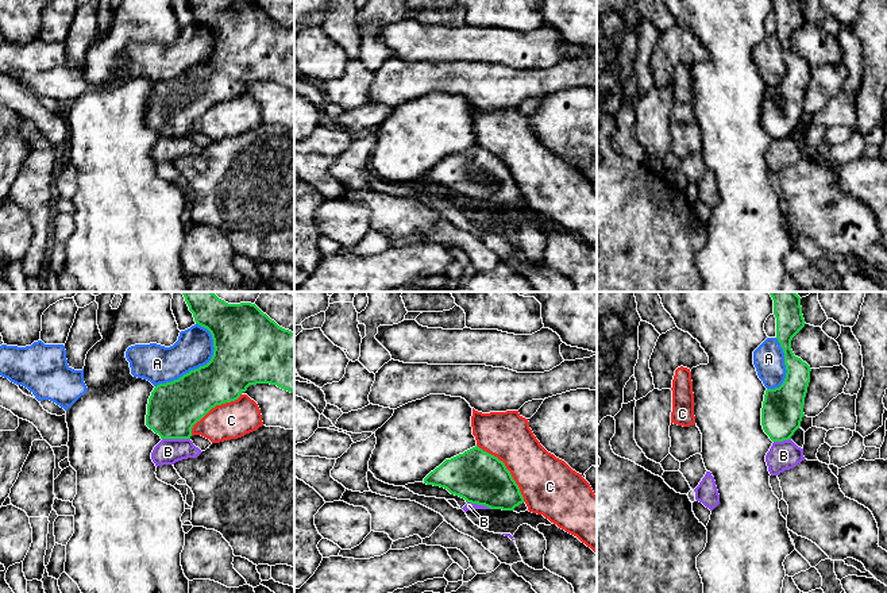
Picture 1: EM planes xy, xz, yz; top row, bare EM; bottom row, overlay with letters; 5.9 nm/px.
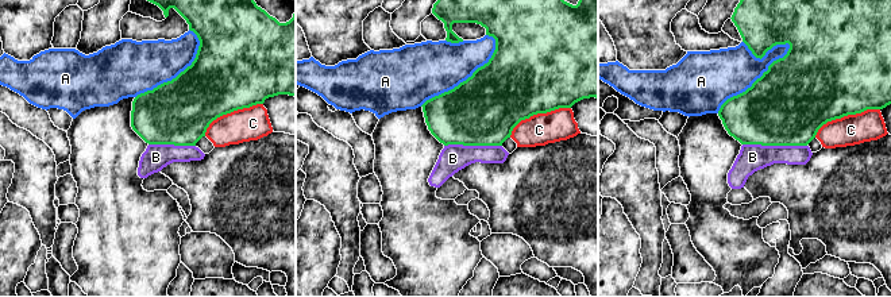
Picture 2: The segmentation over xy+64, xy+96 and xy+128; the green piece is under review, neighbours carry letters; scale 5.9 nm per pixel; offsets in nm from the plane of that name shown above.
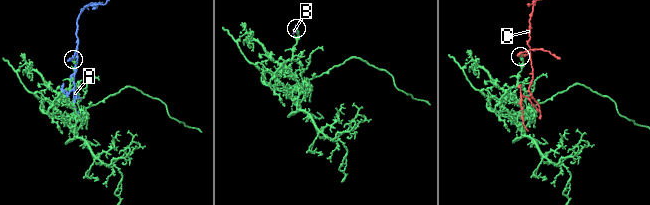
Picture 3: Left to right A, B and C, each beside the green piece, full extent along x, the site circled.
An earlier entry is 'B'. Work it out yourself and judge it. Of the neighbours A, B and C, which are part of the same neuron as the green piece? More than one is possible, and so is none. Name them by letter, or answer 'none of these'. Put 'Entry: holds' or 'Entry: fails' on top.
Entry: fails
none of these

